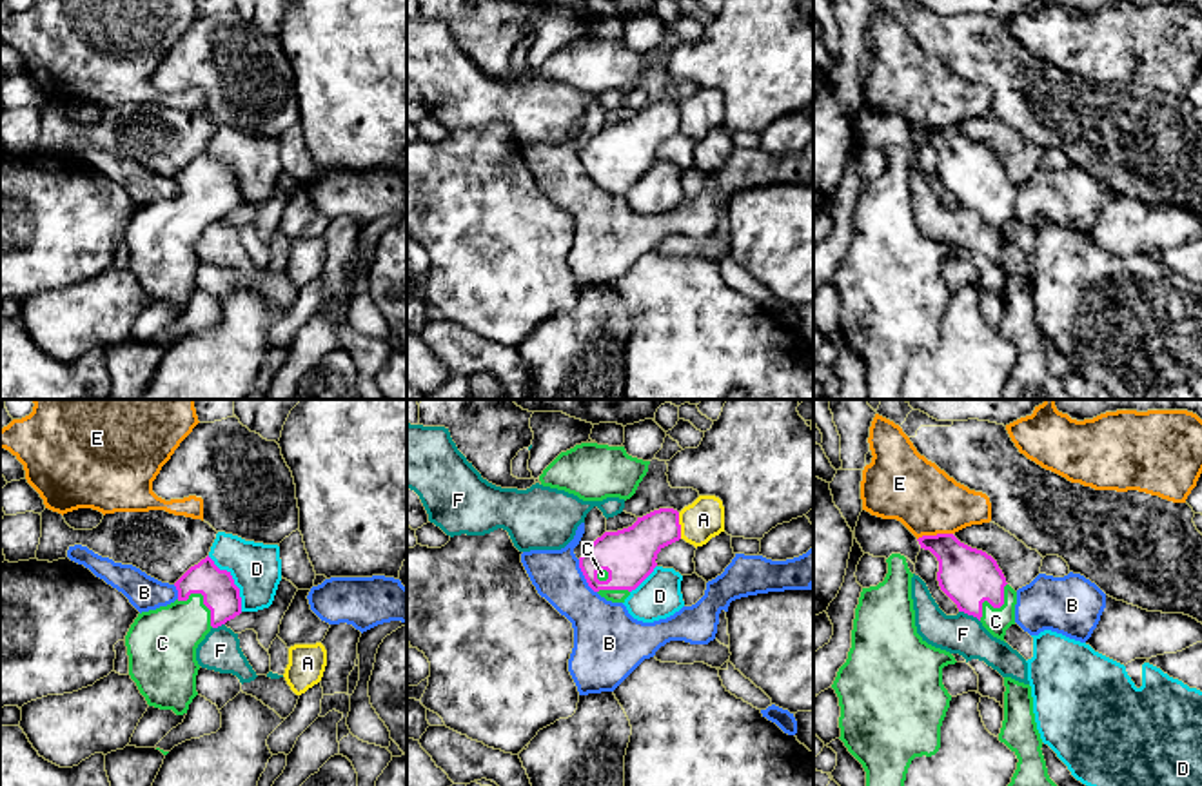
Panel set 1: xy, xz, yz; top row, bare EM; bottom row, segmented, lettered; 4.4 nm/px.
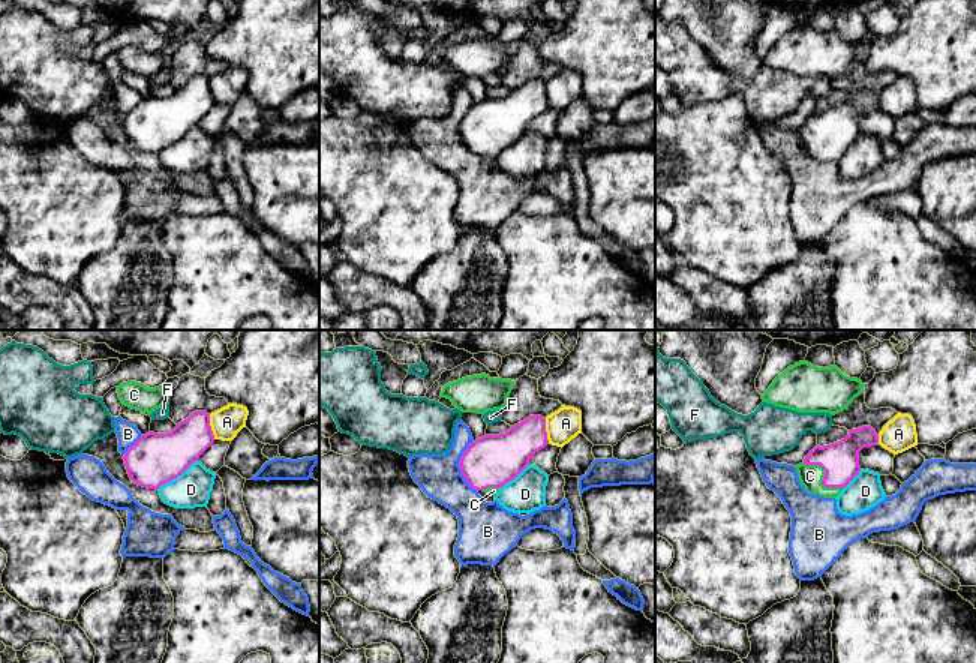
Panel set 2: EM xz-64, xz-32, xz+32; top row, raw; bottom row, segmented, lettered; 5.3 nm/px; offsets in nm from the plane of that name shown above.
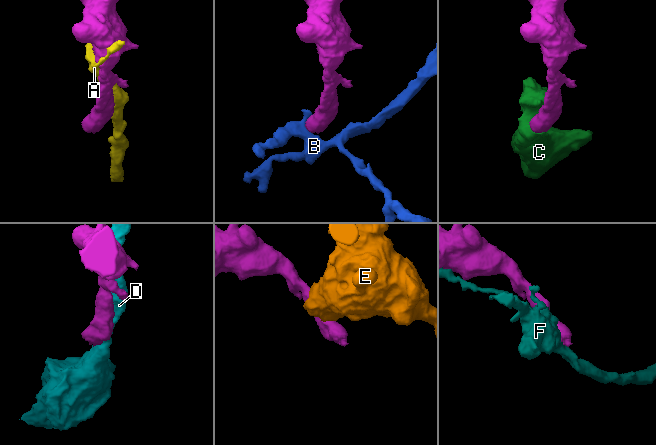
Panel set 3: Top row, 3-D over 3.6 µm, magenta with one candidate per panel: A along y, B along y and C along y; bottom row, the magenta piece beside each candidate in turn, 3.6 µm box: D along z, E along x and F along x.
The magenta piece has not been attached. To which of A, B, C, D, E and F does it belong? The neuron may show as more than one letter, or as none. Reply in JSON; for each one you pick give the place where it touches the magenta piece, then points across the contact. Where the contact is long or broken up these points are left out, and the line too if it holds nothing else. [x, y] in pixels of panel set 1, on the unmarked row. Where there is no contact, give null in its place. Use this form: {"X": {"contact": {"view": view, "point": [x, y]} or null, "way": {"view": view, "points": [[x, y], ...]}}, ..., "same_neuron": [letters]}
{"C": {"contact": {"view": "xy", "point": [204, 193]}, "way": {"view": "xy", "points": [[220, 187], [204, 193], [164, 233]]}}, "same_neuron": ["C"]}

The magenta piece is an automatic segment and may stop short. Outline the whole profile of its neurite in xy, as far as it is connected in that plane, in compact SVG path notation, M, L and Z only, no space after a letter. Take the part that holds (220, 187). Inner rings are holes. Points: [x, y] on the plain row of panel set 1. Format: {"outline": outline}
{"outline": "M209 149L191 160L174 180L178 183L174 196L138 207L125 229L125 240L129 269L147 298L183 309L198 289L196 269L200 258L196 241L212 221L241 207L241 191L231 165L220 163Z"}

